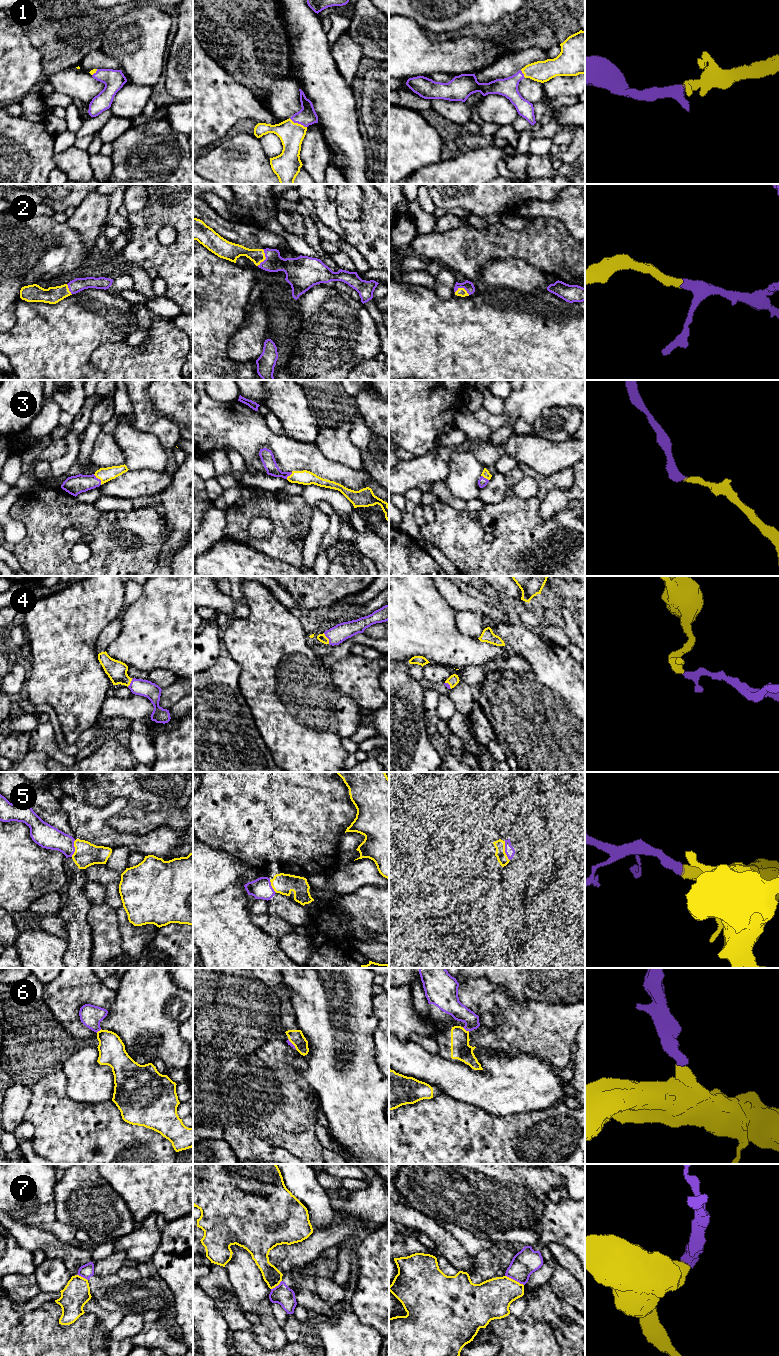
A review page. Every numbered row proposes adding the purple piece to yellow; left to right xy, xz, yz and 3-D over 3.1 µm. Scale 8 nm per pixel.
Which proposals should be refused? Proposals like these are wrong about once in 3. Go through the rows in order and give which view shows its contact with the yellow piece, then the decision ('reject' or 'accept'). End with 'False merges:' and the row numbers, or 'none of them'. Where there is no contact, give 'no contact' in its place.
1: contact in xz; accept
2: contact in xz; accept
3: contact in xy; accept
4: contact in xz; accept
5: contact in yz; accept
6: contact in yz; accept
7: contact in yz; reject
False merges: 7

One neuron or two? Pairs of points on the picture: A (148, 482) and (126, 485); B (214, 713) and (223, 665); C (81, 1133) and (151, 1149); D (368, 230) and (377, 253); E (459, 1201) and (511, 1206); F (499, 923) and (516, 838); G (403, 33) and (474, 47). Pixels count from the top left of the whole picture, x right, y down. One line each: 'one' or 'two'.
A: one
B: one
C: one
D: one
E: one
F: one
G: one

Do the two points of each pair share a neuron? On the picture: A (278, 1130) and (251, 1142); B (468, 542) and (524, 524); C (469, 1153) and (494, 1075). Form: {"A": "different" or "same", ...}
{"A": "different", "B": "same", "C": "different"}

